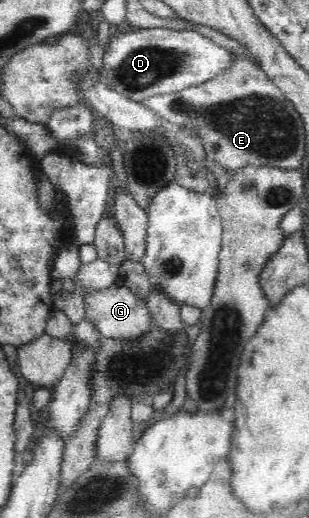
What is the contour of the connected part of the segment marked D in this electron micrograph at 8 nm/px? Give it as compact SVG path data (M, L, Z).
M149 28L118 33L113 36L107 53L103 56L104 72L99 80L129 100L142 102L144 98L167 93L178 93L204 81L215 79L227 73L235 63L230 50L194 30L173 30L170 28Z

